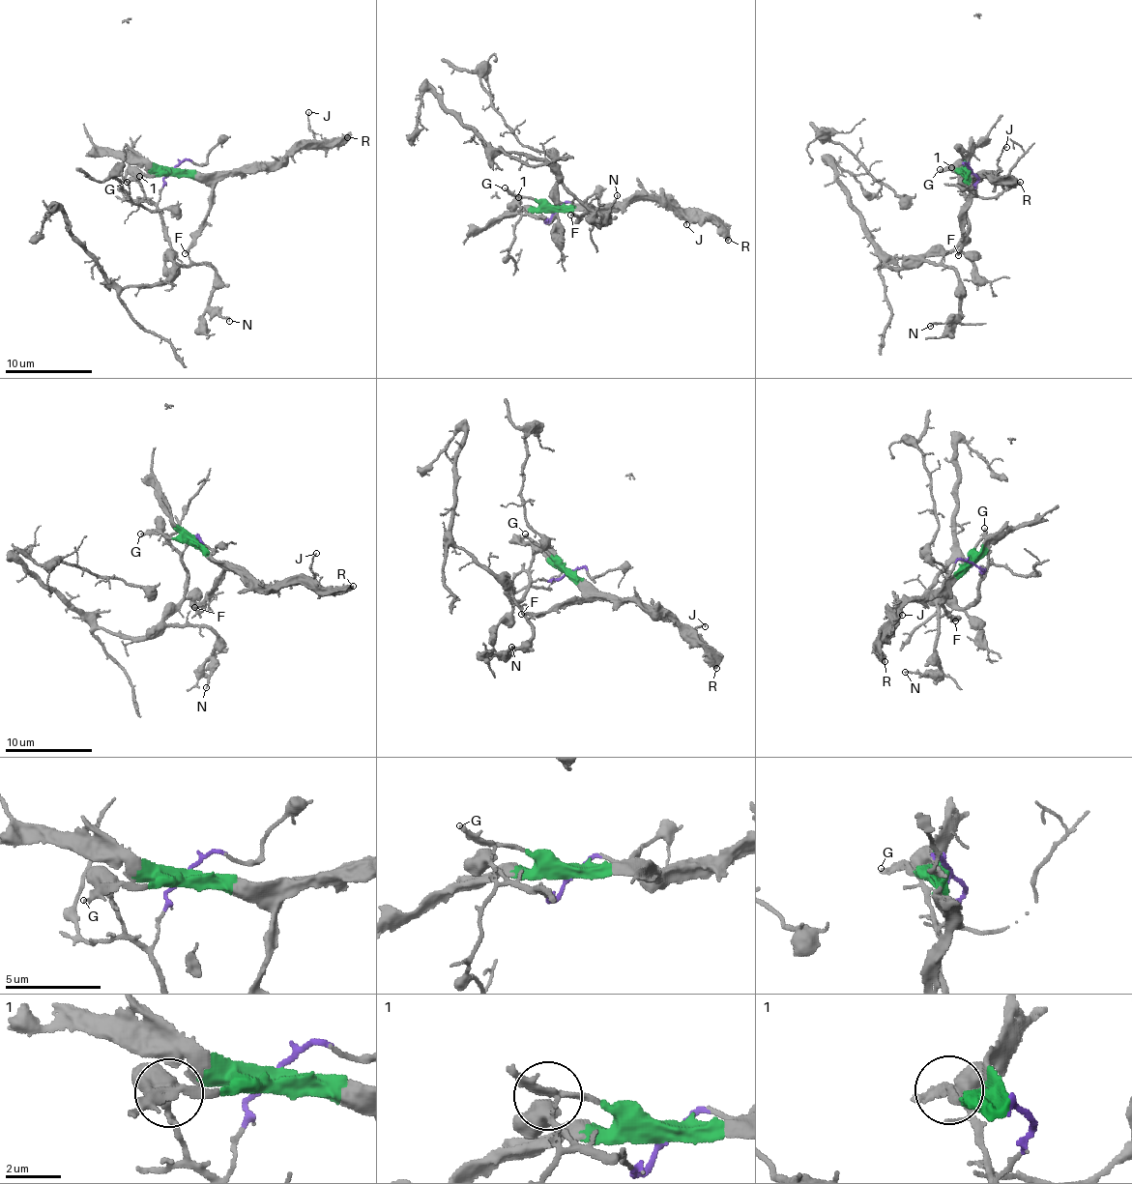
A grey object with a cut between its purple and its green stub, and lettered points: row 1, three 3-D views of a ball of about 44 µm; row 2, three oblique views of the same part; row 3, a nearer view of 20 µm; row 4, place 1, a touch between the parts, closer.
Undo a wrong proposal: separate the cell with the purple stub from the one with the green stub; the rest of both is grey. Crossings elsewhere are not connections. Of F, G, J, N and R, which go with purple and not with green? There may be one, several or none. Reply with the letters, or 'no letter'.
N

